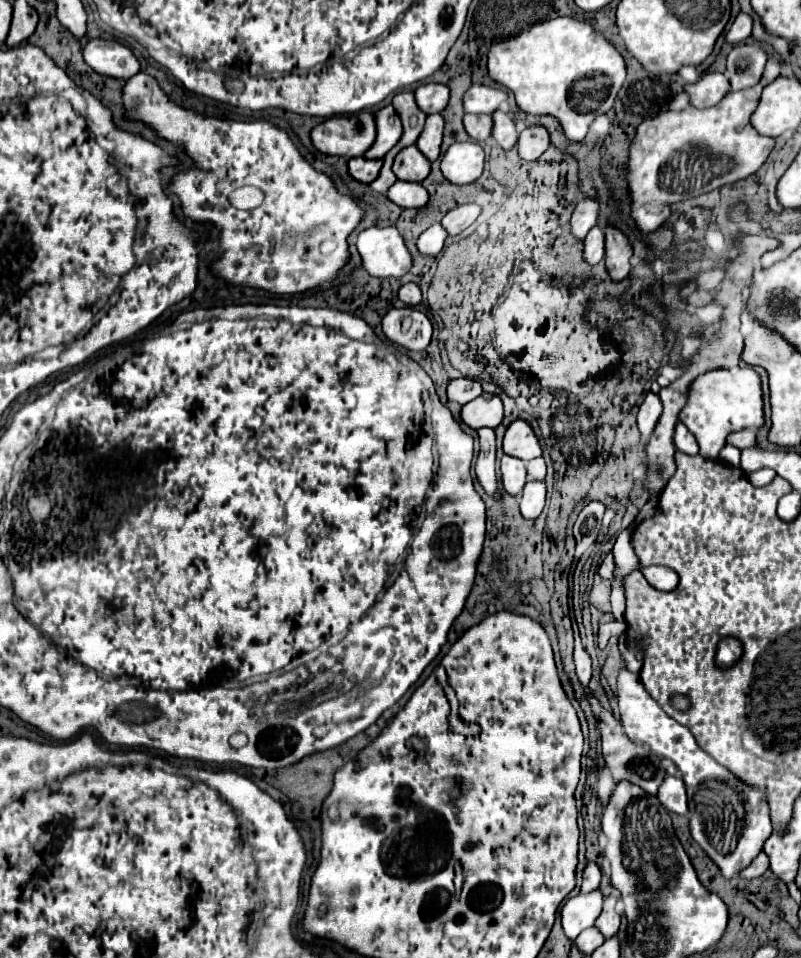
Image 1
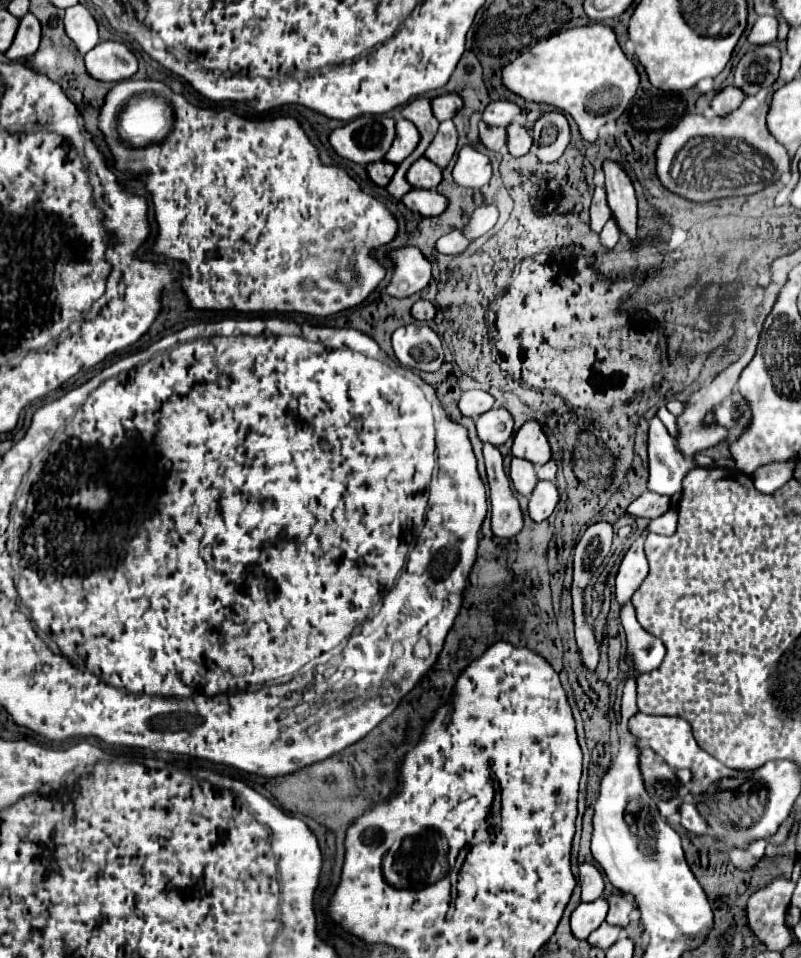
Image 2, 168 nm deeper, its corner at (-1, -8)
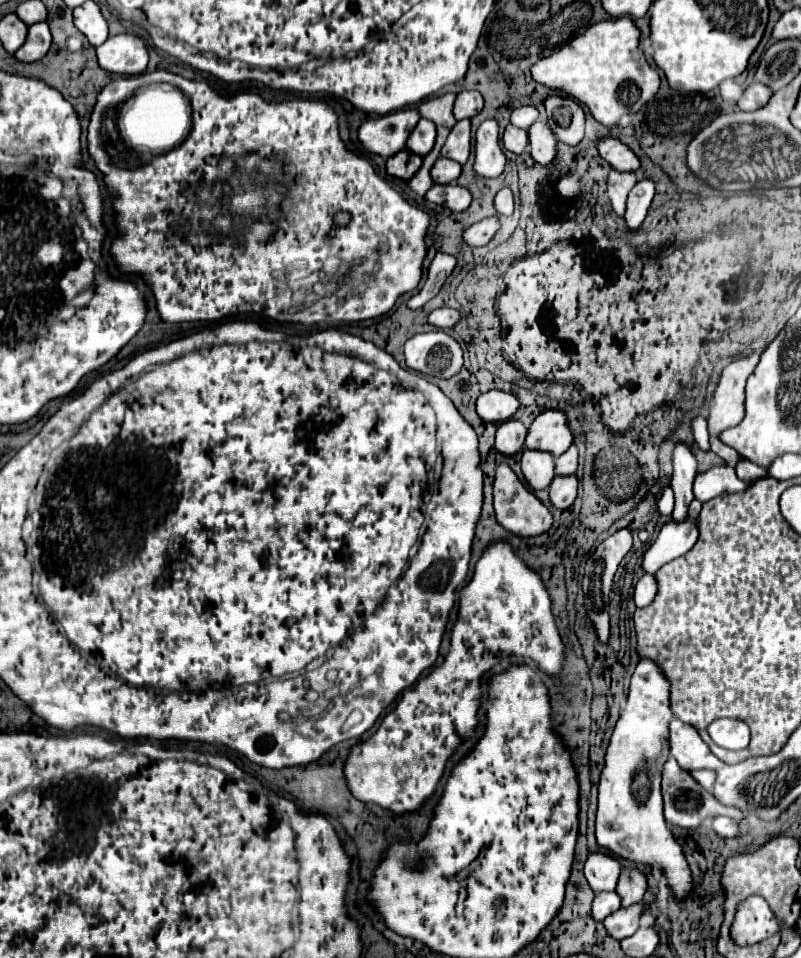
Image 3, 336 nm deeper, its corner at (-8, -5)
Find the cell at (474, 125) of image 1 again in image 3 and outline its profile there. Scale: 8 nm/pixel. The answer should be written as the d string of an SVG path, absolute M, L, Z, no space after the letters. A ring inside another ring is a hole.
M508 125L508 127L504 129L502 143L504 143L504 147L506 147L508 151L520 155L520 153L524 153L524 149L526 149L526 145L528 145L528 135L526 135L524 129L518 129L518 127L514 127L514 125Z

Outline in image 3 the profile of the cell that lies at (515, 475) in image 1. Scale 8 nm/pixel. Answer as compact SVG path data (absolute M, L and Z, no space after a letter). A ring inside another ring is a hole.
M530 451L522 453L522 473L526 483L532 489L546 489L554 477L554 457L544 451Z

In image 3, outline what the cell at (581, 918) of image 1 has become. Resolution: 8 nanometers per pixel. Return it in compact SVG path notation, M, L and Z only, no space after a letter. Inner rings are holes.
M598 893L592 903L592 919L604 921L606 915L620 909L620 897L616 893Z

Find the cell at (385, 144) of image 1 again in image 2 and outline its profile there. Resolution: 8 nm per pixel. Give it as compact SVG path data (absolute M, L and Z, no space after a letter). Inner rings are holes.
M399 118L397 120L397 136L395 136L393 146L387 152L385 160L393 162L393 164L399 164L401 160L405 160L417 148L417 144L419 144L419 132L417 132L417 128L409 120Z

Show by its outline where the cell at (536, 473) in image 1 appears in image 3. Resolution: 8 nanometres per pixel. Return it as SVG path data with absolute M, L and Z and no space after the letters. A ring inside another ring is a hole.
M574 445L566 453L554 459L556 475L574 475L576 467L578 467L578 449Z

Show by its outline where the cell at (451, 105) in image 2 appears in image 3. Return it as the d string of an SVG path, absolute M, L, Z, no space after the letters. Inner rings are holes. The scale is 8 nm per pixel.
M460 91L456 95L456 101L454 101L454 117L456 117L456 121L466 119L466 117L474 117L476 113L480 113L482 105L484 105L484 101L482 101L478 91Z

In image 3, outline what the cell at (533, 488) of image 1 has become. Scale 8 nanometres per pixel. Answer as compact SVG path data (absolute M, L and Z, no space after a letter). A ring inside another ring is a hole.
M566 475L566 477L554 477L550 487L548 487L548 497L554 509L568 509L574 499L576 499L576 489L578 489L578 479L576 475Z

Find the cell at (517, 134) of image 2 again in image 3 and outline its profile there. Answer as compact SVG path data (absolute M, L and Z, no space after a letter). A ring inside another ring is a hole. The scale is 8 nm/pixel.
M536 121L528 129L528 153L540 165L548 165L554 159L556 143L558 143L556 137L552 135L552 131L542 121Z

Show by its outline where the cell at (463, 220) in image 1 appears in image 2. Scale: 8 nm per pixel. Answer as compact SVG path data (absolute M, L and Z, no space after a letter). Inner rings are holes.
M483 204L483 206L479 206L479 208L473 212L469 224L465 226L467 236L469 236L471 240L475 240L475 238L487 234L487 232L495 226L497 218L499 218L499 210L497 210L495 204Z

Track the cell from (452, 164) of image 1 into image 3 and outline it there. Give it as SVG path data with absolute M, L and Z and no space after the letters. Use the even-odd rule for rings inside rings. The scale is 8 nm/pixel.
M488 119L484 121L476 131L476 159L474 159L474 171L480 177L498 177L504 171L506 157L498 143L498 123Z

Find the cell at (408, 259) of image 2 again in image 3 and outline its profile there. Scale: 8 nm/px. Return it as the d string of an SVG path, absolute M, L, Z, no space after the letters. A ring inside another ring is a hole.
M436 253L430 267L428 267L428 277L424 281L424 287L420 291L416 291L410 299L406 299L406 305L410 309L418 309L422 307L428 299L432 299L438 289L442 287L442 283L446 281L446 277L452 273L456 265L456 259L452 255L446 255L446 253Z

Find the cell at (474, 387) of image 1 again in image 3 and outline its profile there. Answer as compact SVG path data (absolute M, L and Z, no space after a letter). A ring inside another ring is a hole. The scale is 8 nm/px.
M488 391L476 399L476 411L484 421L510 419L518 409L518 399L506 391Z

